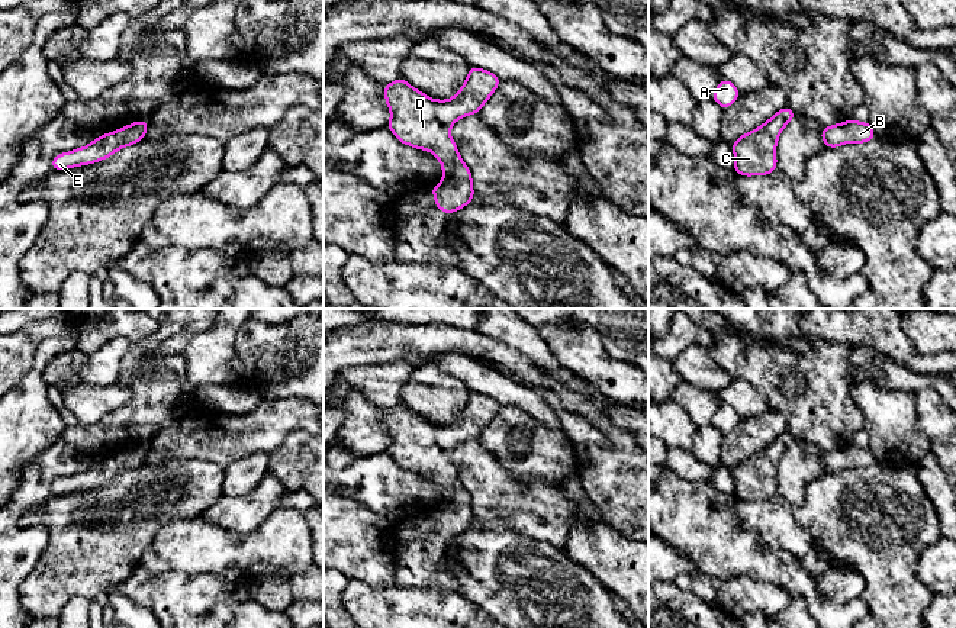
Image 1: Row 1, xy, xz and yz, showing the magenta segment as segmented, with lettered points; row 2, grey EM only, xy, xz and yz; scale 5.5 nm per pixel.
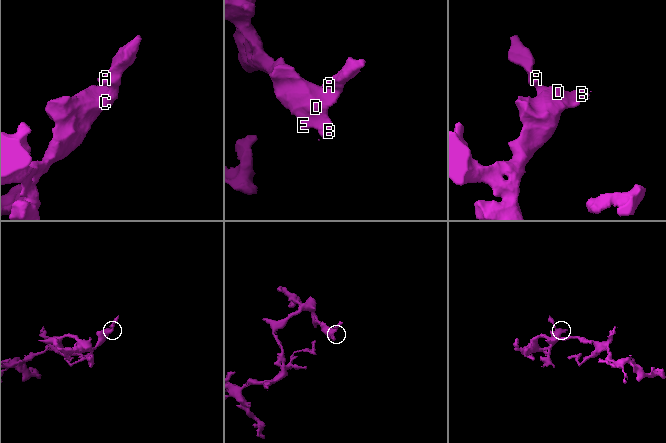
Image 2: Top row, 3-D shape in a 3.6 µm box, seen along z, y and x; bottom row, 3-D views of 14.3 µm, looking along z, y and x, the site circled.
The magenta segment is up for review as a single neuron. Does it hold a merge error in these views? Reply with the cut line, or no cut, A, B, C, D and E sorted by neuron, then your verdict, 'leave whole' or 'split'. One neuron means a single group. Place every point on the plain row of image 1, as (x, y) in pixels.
no cut | A B C D E | leave whole

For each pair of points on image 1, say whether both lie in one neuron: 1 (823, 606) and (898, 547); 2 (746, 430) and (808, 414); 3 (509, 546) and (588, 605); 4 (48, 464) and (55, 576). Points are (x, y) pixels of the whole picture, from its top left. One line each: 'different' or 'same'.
1: different
2: different
3: same
4: different

